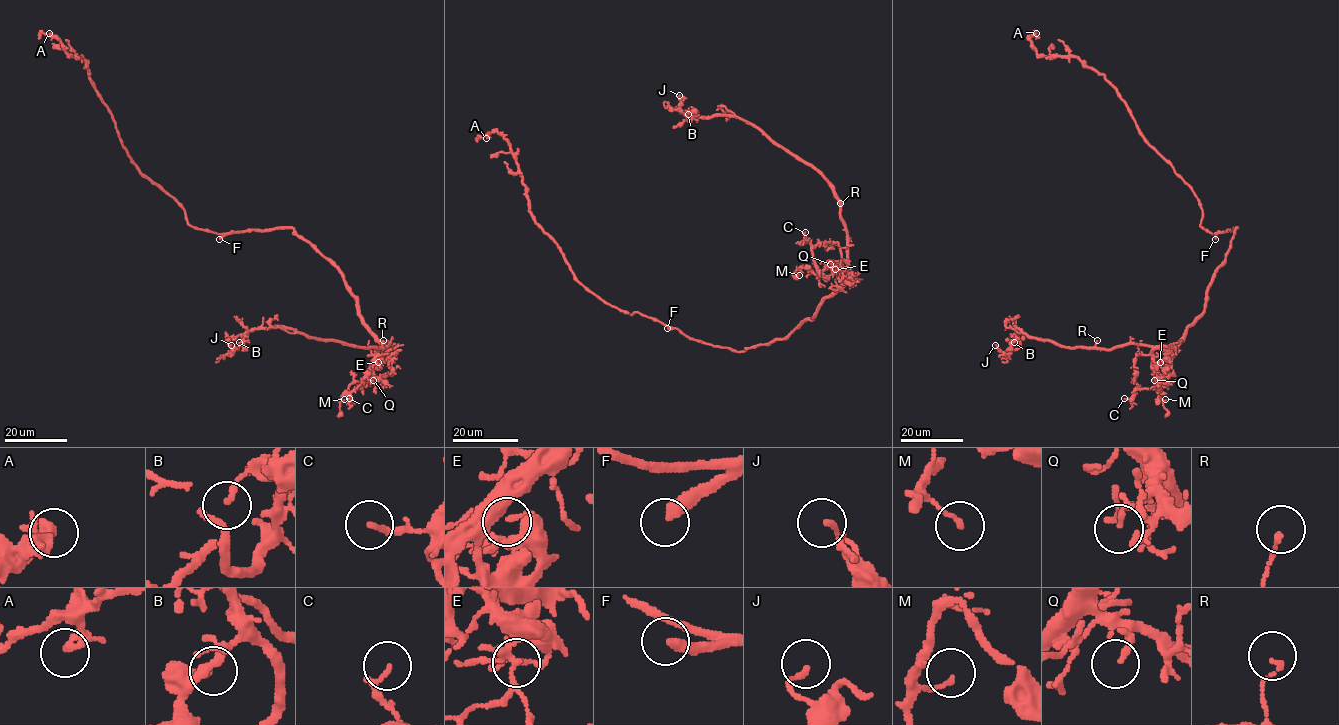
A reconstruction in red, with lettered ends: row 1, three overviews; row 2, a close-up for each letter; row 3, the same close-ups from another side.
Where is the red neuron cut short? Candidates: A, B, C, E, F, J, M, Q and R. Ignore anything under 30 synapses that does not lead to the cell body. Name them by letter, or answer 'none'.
F

